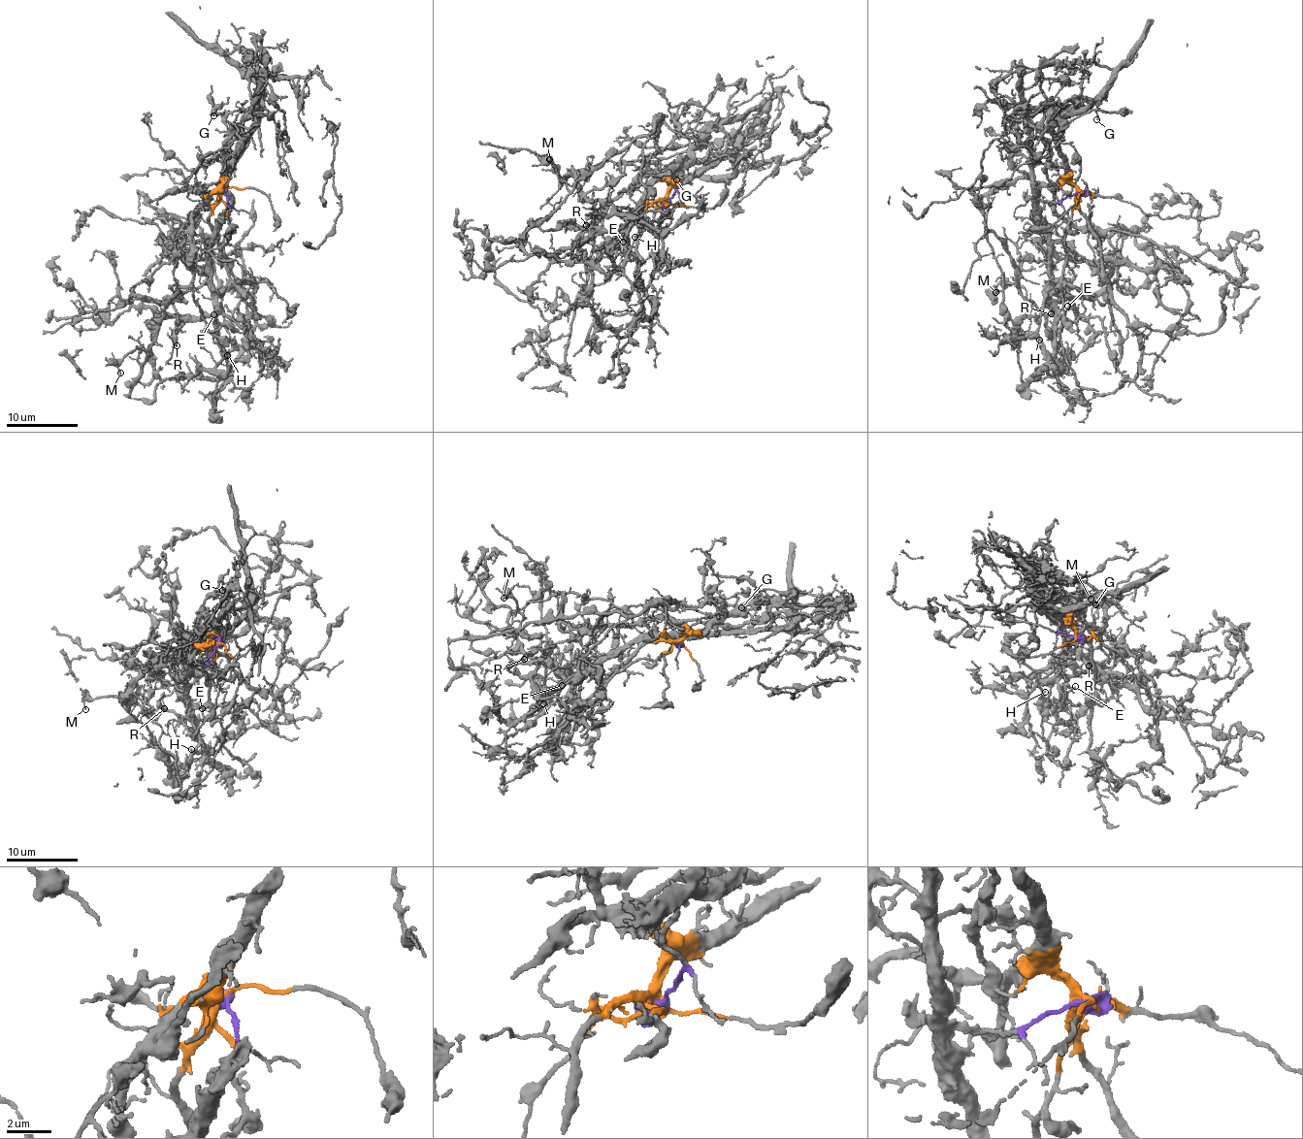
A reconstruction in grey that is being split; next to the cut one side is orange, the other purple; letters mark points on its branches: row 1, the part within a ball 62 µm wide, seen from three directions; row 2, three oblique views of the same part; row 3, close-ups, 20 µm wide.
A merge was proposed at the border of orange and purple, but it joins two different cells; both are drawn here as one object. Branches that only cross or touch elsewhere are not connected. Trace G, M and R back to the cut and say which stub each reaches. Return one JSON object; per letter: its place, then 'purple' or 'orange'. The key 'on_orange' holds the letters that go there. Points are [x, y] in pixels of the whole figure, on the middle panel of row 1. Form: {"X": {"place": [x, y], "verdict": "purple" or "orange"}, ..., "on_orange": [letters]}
{"G": {"place": [676, 179], "verdict": "orange"}, "M": {"place": [549, 159], "verdict": "orange"}, "R": {"place": [586, 225], "verdict": "orange"}, "on_orange": ["G", "M", "R"]}

